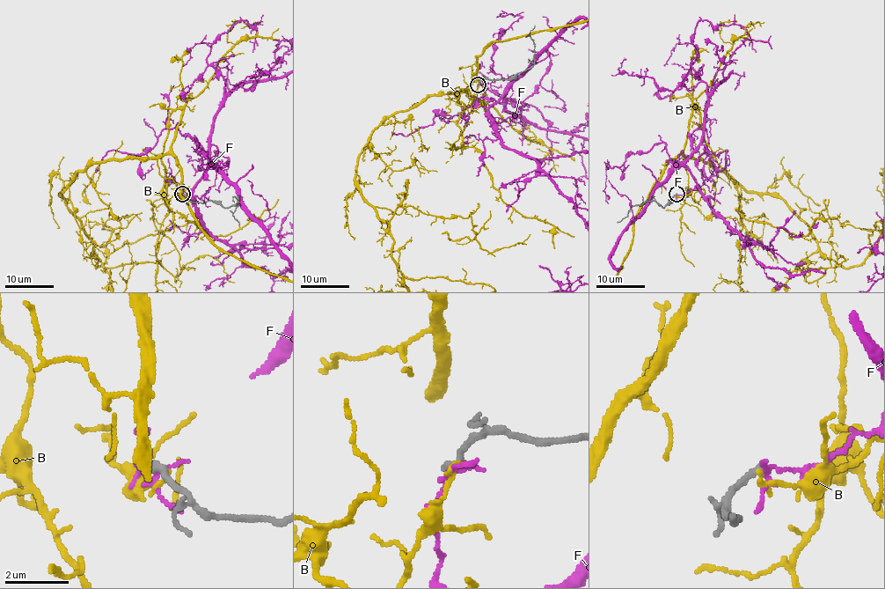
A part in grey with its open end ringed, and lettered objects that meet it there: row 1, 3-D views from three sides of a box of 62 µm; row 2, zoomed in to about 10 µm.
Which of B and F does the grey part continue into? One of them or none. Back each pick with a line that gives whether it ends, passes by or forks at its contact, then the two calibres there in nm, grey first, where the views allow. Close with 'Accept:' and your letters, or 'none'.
Accept: none

